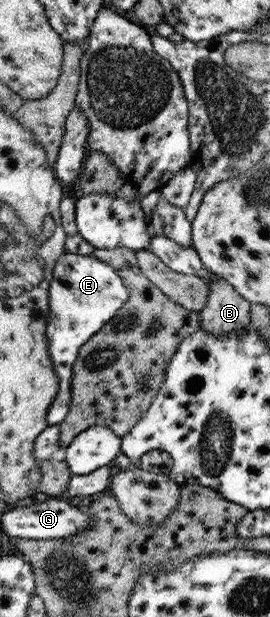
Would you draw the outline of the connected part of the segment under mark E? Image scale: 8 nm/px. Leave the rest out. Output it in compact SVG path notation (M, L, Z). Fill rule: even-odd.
M67 252L57 260L52 274L51 286L48 288L51 314L46 327L46 338L60 387L48 411L49 426L61 423L69 413L72 400L72 365L77 359L79 348L99 329L107 326L107 321L111 322L131 297L127 280L112 264L101 260L98 254L78 255Z

